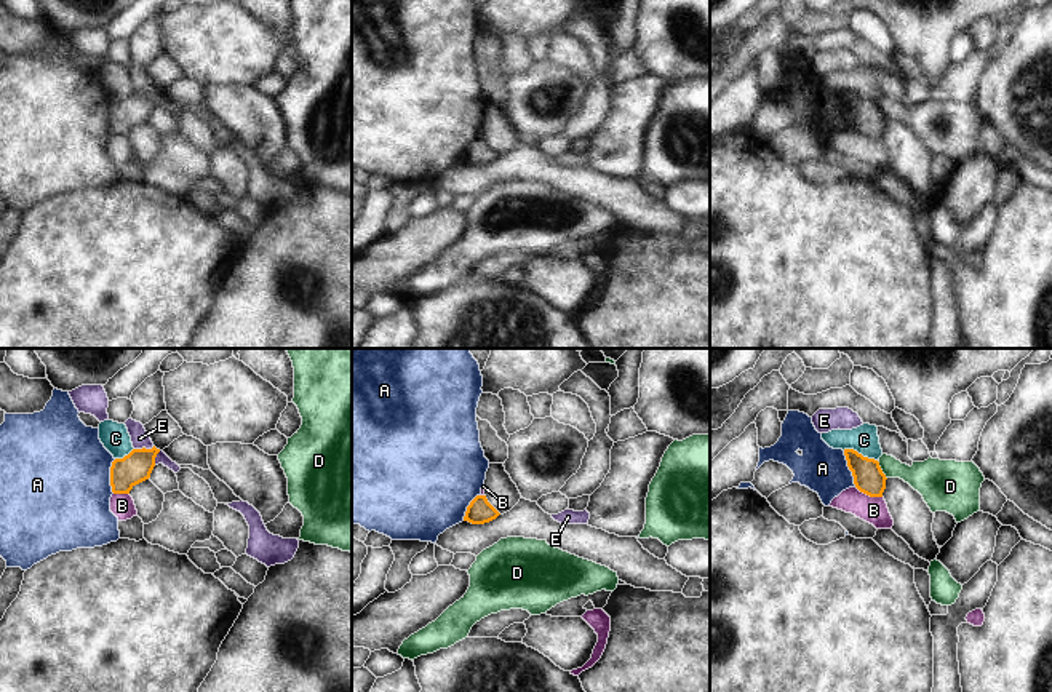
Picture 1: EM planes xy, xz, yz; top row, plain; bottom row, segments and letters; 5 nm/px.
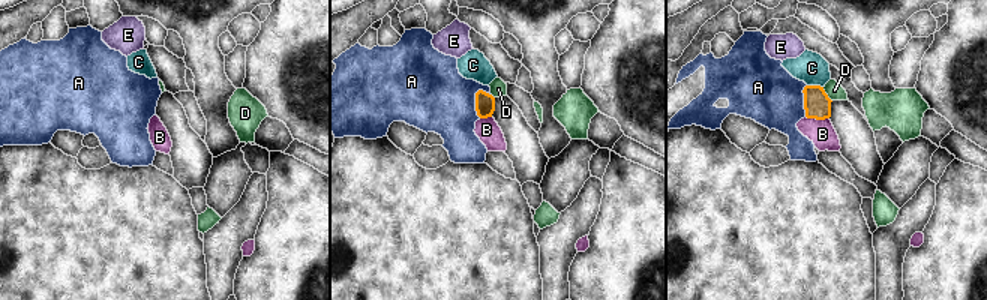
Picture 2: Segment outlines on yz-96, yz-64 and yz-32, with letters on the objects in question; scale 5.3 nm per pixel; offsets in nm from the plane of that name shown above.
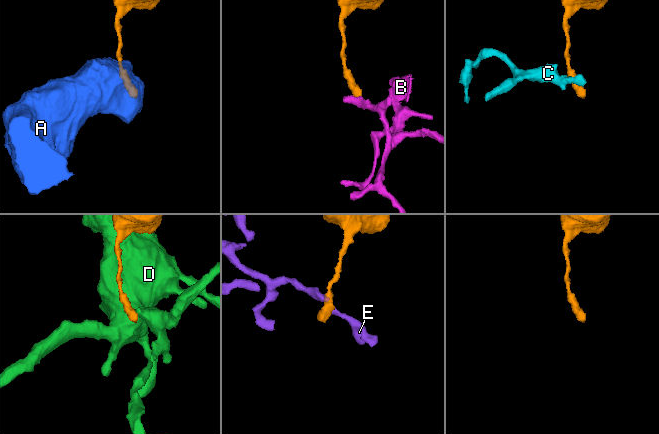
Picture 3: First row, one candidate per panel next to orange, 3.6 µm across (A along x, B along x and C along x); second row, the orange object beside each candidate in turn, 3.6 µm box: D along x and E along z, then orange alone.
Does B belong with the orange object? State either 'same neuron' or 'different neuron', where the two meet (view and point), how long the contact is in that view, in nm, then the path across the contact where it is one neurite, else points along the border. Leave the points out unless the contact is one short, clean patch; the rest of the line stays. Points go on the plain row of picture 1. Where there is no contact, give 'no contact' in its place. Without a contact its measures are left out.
different neuron | yz (868, 136) | 150 nm | along yz (856, 128), (870, 138), (881, 139)

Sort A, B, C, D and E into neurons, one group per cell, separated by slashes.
A / B / C / D / E

